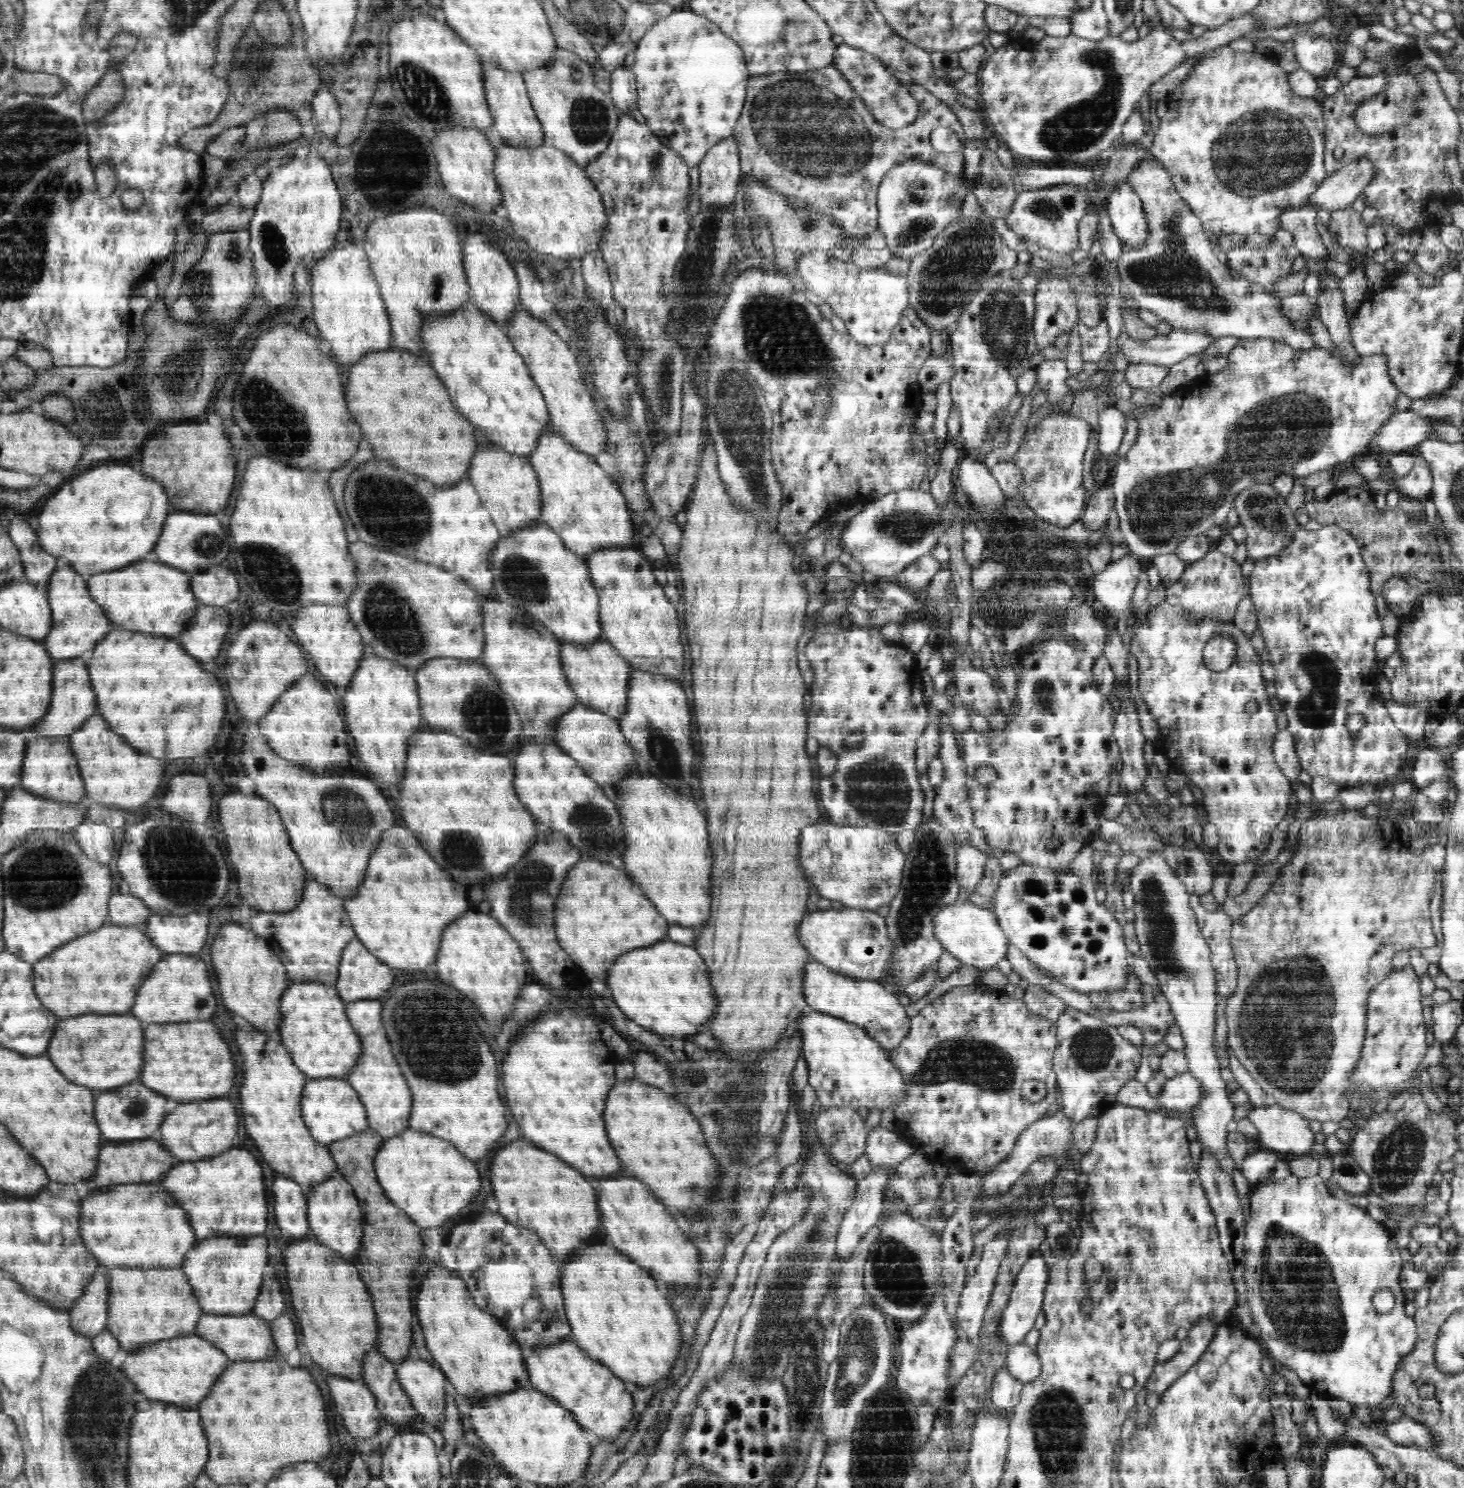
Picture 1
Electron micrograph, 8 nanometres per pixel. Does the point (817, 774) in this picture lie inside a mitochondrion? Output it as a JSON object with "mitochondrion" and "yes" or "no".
{"mitochondrion":"no"}

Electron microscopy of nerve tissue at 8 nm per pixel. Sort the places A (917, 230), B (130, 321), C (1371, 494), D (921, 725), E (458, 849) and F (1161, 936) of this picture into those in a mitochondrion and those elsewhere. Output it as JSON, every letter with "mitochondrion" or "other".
{"A":"mitochondrion","B":"other","C":"other","D":"other","E":"mitochondrion","F":"mitochondrion"}

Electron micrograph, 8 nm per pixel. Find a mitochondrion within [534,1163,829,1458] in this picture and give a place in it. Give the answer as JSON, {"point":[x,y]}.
{"point":[806,1377]}

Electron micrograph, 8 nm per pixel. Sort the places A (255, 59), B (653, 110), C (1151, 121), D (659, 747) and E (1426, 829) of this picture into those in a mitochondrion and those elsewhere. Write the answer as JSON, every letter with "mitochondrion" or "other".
{"A":"mitochondrion","B":"other","C":"other","D":"mitochondrion","E":"other"}

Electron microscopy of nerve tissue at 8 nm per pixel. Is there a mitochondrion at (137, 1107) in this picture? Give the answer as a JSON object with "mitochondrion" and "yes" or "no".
{"mitochondrion":"yes"}

